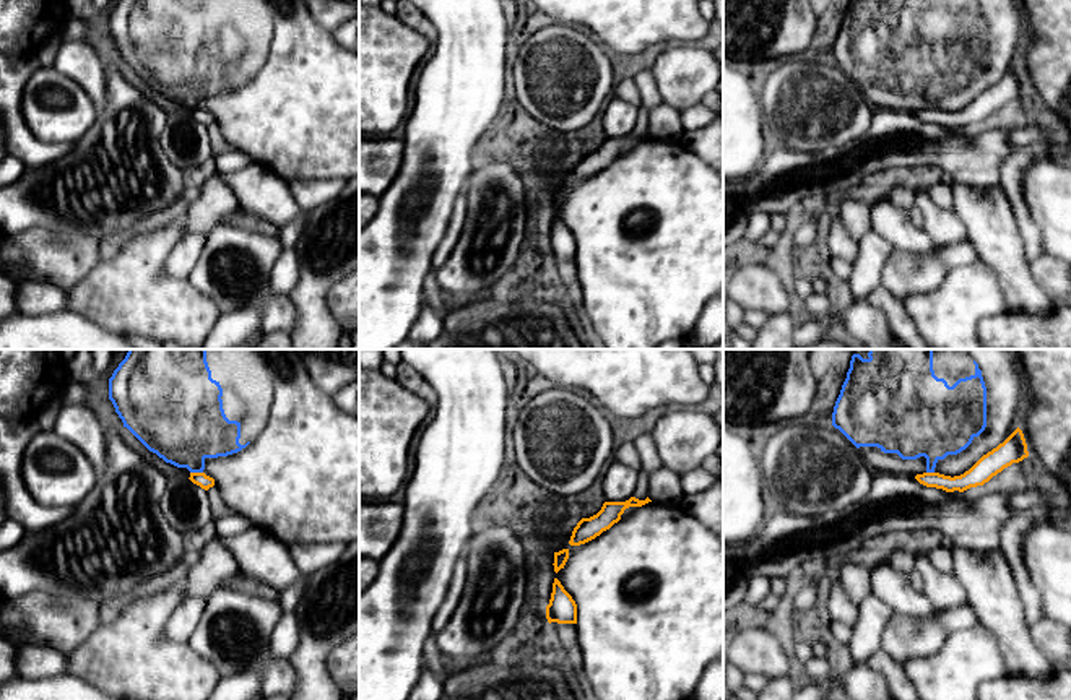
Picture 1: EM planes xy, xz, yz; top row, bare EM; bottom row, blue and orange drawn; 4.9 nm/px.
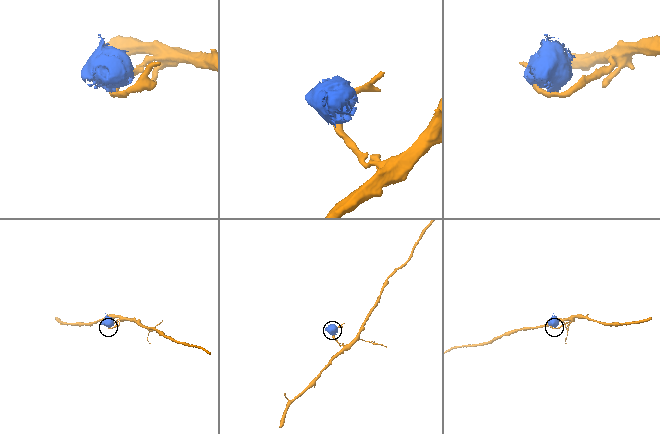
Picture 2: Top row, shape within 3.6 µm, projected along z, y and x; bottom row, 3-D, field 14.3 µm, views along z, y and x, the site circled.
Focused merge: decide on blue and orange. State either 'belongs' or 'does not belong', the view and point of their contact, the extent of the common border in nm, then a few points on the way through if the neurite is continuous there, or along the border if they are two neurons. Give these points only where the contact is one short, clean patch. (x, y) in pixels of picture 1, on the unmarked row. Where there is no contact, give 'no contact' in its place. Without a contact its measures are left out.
does not belong; contact xy (197, 108); length 60 nm; border xy (190, 108), (202, 109)

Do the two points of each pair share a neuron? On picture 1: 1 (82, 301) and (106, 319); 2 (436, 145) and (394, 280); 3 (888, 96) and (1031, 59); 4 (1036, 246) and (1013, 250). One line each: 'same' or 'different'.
1: same
2: same
3: different
4: different

